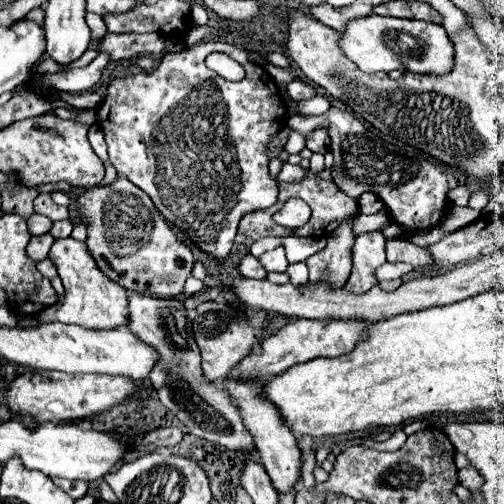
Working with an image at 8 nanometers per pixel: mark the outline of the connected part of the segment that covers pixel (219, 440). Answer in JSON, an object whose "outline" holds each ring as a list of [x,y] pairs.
{"outline":[[[129,293],[127,325],[141,341],[147,341],[147,345],[159,349],[163,361],[155,365],[149,379],[157,387],[159,401],[189,429],[189,433],[231,451],[255,451],[253,437],[251,433],[247,433],[235,405],[231,405],[231,397],[227,397],[227,393],[219,385],[209,383],[201,373],[199,349],[183,301],[179,303],[175,299]]]}

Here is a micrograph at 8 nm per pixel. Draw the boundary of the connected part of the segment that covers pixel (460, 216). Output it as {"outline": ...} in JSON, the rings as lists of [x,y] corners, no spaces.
{"outline":[[[453,207],[451,211],[445,213],[445,219],[441,221],[441,227],[447,231],[447,233],[453,233],[473,221],[477,221],[481,213],[475,211],[475,209],[469,209],[469,207]]]}

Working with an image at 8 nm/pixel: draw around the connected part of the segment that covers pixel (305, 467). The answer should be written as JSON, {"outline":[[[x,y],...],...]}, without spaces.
{"outline":[[[301,449],[301,481],[307,489],[311,489],[311,485],[315,485],[313,479],[313,469],[315,469],[315,451],[313,449]]]}

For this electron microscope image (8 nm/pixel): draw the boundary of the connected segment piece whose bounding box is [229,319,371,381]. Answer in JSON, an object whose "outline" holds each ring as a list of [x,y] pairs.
{"outline":[[[297,319],[287,323],[279,333],[269,335],[261,347],[263,353],[249,353],[229,373],[231,377],[247,377],[261,381],[265,375],[279,375],[297,363],[305,363],[317,357],[339,357],[351,353],[359,341],[367,335],[371,321],[361,319]]]}

